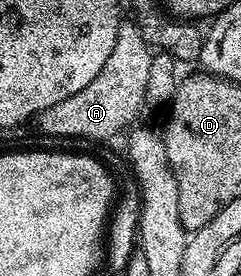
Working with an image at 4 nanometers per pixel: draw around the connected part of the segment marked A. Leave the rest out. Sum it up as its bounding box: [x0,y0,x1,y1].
[35,23,154,140]

